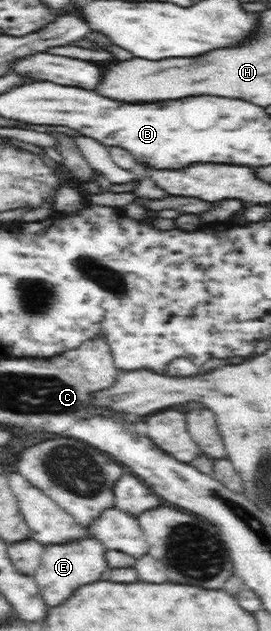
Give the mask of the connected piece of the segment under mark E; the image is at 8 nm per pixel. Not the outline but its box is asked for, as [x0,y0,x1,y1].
[33,537,109,609]

